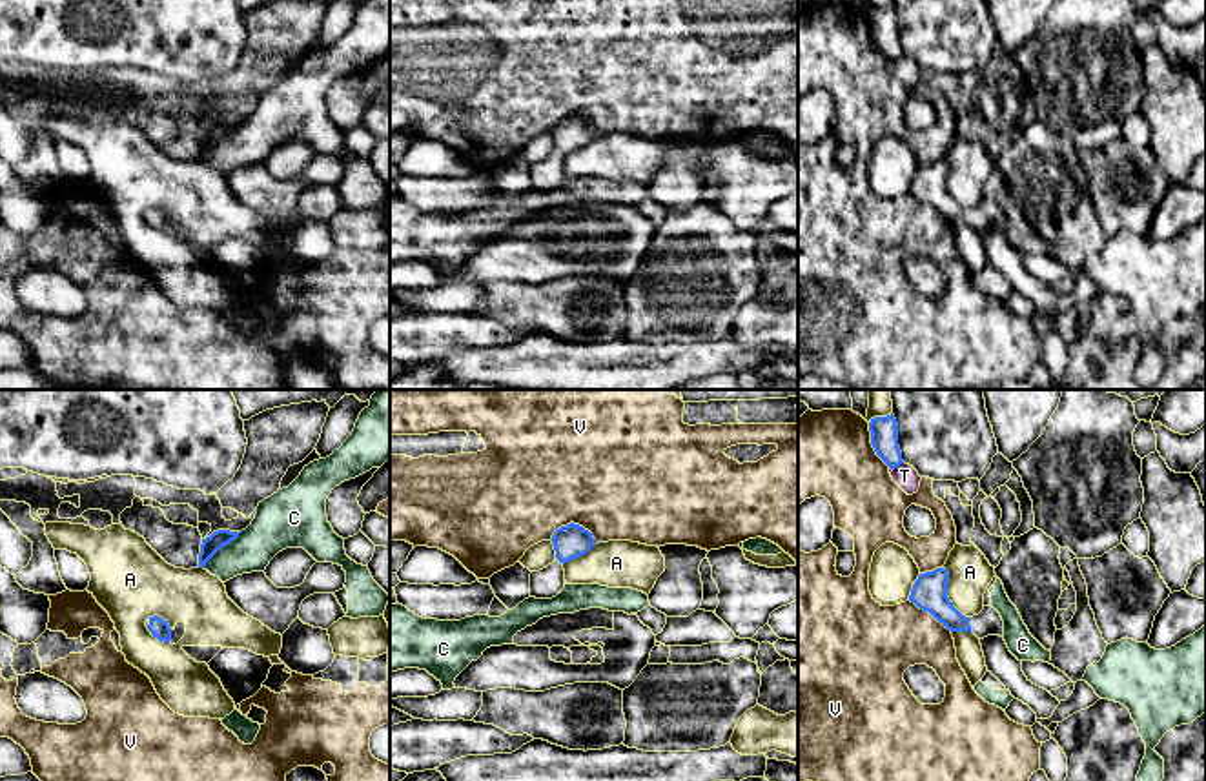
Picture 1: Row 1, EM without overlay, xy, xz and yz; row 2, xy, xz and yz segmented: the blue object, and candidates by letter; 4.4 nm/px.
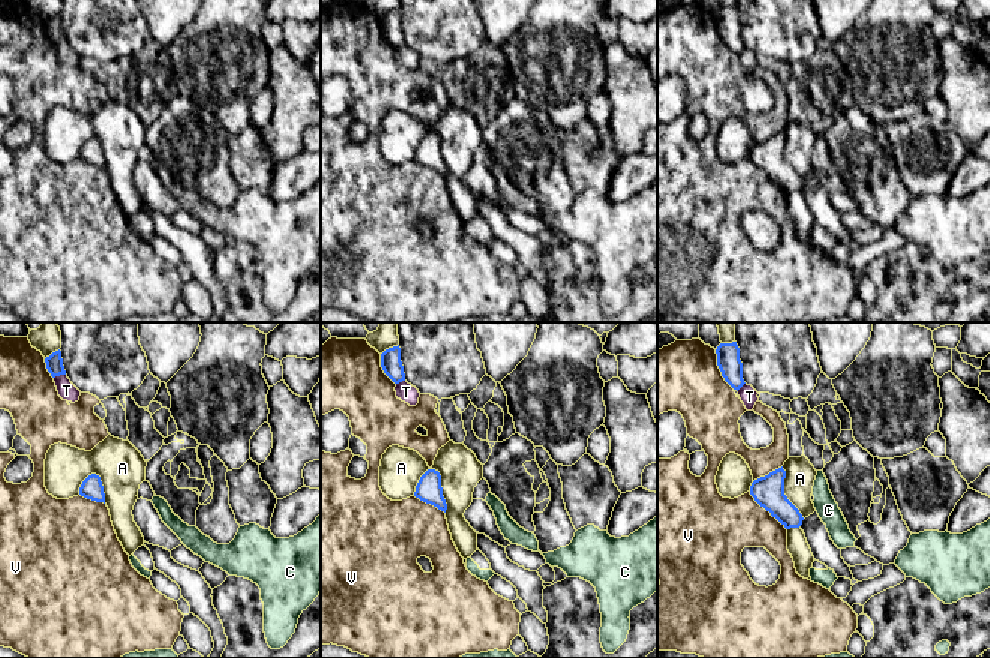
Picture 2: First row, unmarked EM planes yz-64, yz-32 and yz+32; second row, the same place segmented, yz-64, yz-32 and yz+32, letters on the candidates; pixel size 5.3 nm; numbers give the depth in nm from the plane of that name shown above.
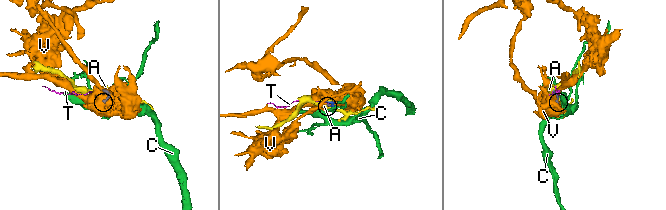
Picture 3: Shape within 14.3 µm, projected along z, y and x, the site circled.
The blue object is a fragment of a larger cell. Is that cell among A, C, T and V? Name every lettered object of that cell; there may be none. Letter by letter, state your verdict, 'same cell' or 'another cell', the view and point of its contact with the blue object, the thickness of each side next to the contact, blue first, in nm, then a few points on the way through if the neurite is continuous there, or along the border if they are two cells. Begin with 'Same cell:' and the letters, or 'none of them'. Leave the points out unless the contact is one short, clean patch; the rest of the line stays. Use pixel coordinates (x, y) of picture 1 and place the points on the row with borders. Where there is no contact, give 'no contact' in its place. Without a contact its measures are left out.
Same cell: none of them
A: another cell | yz (946, 594) | 160/190 nm
C: another cell | xy (221, 547) | 80/200 nm | along xy (241, 532), (203, 567)
T: another cell | yz (897, 466) | 130/100 nm | along yz (902, 461), (893, 470)
V: another cell | xz (572, 523) | 150/500 nm

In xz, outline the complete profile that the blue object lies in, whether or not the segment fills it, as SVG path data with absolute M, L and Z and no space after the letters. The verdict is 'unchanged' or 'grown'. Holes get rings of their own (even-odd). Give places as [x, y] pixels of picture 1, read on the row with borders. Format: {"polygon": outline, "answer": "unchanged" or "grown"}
{"polygon": "M574 522L557 528L550 541L556 550L556 561L530 573L530 597L536 599L552 599L561 593L565 588L563 564L585 555L596 544L592 533Z", "answer": "grown"}

